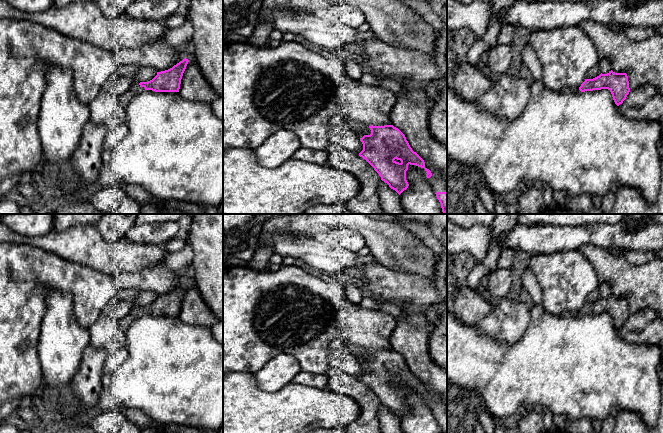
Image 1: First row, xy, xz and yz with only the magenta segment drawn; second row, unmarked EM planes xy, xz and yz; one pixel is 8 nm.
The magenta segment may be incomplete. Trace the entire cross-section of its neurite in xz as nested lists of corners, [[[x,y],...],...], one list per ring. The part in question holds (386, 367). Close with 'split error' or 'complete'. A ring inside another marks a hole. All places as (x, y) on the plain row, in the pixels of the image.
[[[349,344],[349,349],[363,368],[359,380],[399,419],[409,410],[406,404],[409,388],[424,392],[427,402],[432,400],[431,395],[425,391],[424,384],[412,374],[398,352],[393,349],[369,350],[352,344]],[[366,351],[370,352],[371,358],[363,360],[360,353]]]; split error

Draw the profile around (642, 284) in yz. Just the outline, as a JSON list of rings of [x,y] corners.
[[[585,245],[578,249],[591,263],[600,281],[610,285],[611,294],[615,297],[626,297],[630,315],[646,308],[657,312],[663,319],[663,258],[656,258],[643,264],[630,264],[622,255],[615,255],[607,249]]]

